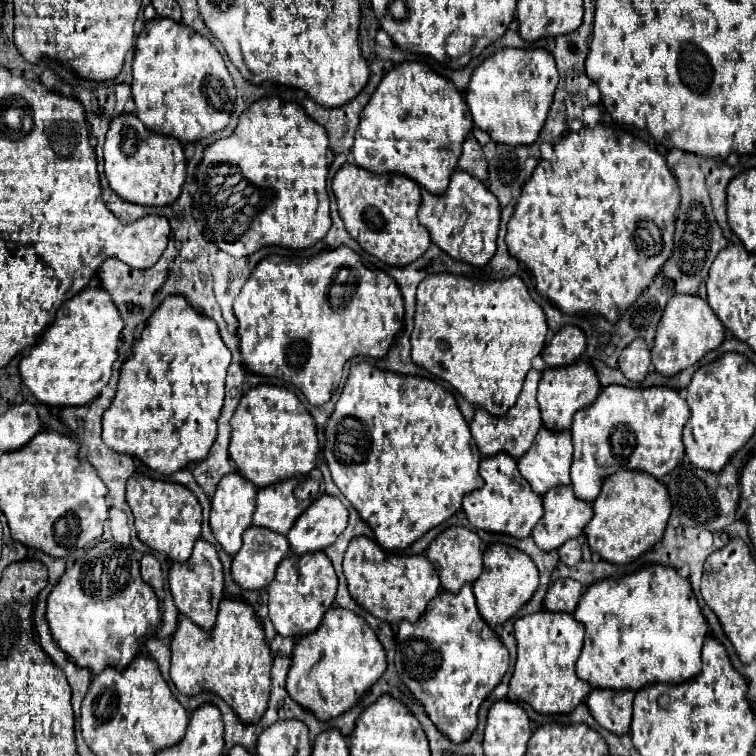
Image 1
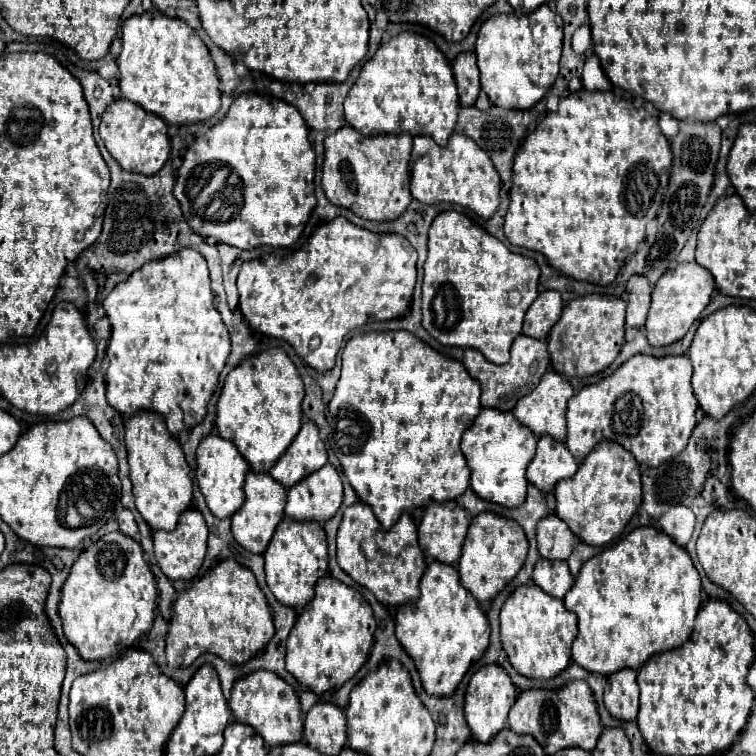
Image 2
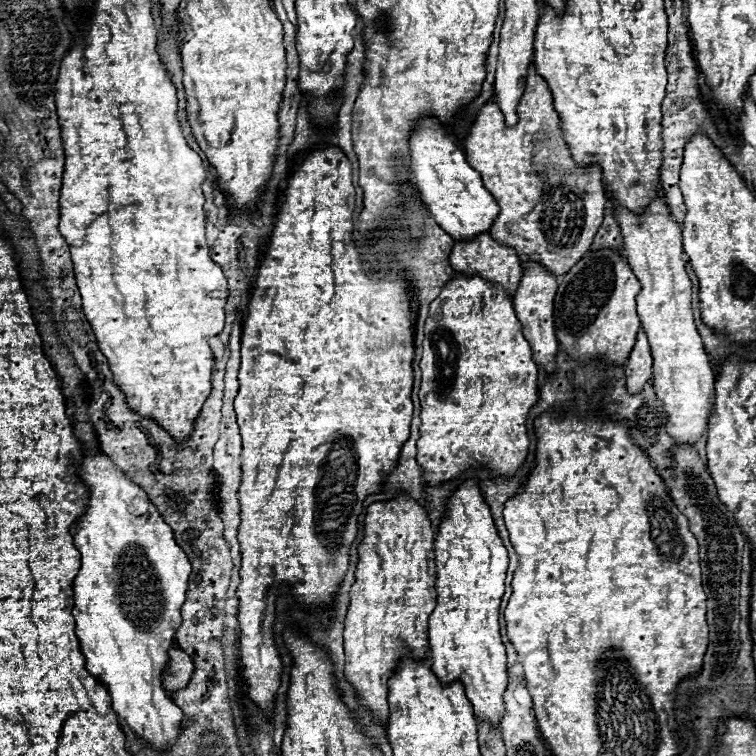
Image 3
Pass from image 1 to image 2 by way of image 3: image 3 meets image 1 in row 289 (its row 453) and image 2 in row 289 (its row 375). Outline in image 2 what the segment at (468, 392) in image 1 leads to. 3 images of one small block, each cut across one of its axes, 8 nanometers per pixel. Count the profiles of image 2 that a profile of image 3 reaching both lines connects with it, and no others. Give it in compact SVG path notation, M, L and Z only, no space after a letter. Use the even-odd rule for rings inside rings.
M440 212L428 232L428 258L424 262L422 284L422 326L444 346L476 348L488 362L506 364L510 344L522 332L524 314L538 296L538 278L540 268L534 258L510 252L500 240L460 212Z

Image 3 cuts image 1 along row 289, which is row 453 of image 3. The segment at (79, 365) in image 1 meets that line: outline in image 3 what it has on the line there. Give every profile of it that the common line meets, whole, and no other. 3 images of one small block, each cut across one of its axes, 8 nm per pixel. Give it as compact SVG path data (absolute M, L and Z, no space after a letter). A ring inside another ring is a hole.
M86 450L84 462L80 464L80 470L78 470L78 474L80 474L80 478L86 482L86 486L90 486L90 498L88 498L88 508L86 508L86 512L84 512L84 514L76 520L76 524L72 526L74 546L76 546L76 548L80 550L80 554L82 554L82 558L80 558L82 566L80 566L78 576L74 578L74 610L72 610L72 614L74 614L74 618L76 618L76 636L78 636L78 640L80 640L80 648L82 648L82 654L84 654L84 658L86 658L86 670L106 686L106 690L108 690L110 696L112 696L112 708L114 708L114 712L118 714L118 718L124 720L124 722L130 726L130 730L132 730L136 736L140 736L142 740L146 740L154 750L162 752L162 750L168 750L168 748L174 744L174 740L178 740L178 730L180 730L180 722L182 722L182 710L180 710L178 706L174 706L174 702L172 702L168 690L162 688L162 678L164 678L166 666L168 666L168 650L172 648L172 644L174 644L174 634L176 634L178 626L182 624L180 610L182 610L184 600L186 600L188 576L190 576L190 572L192 572L192 566L190 566L190 562L186 560L184 550L176 544L174 534L172 534L172 528L162 520L162 516L158 514L158 510L156 510L152 504L148 506L148 512L146 512L146 514L142 514L142 516L132 514L132 504L134 504L134 500L148 500L146 492L144 492L140 486L136 486L134 482L130 482L130 480L124 476L124 472L118 470L100 450L96 450L96 452L98 452L98 454L92 456L92 452Z

